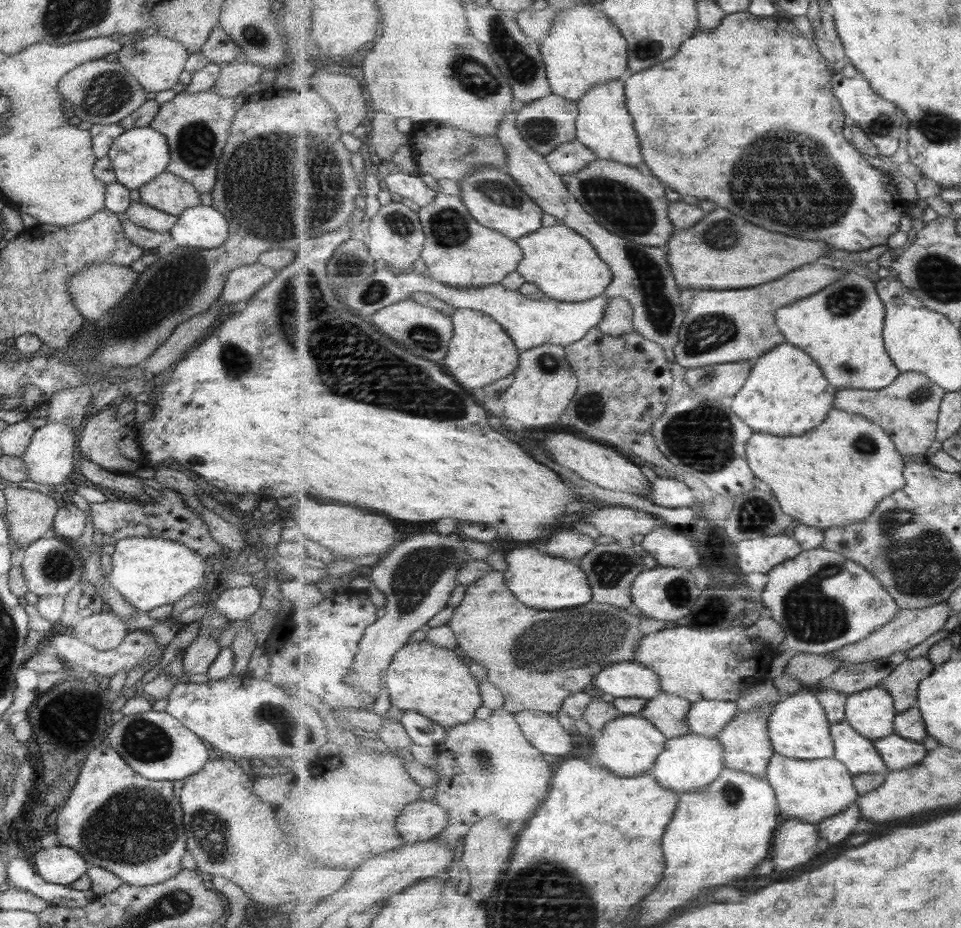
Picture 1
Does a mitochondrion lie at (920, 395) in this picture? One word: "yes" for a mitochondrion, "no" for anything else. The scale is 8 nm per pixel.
yes

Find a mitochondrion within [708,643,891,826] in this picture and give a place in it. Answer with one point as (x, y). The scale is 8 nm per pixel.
(730, 795)

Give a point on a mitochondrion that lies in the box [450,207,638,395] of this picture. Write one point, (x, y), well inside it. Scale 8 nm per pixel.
(548, 362)

